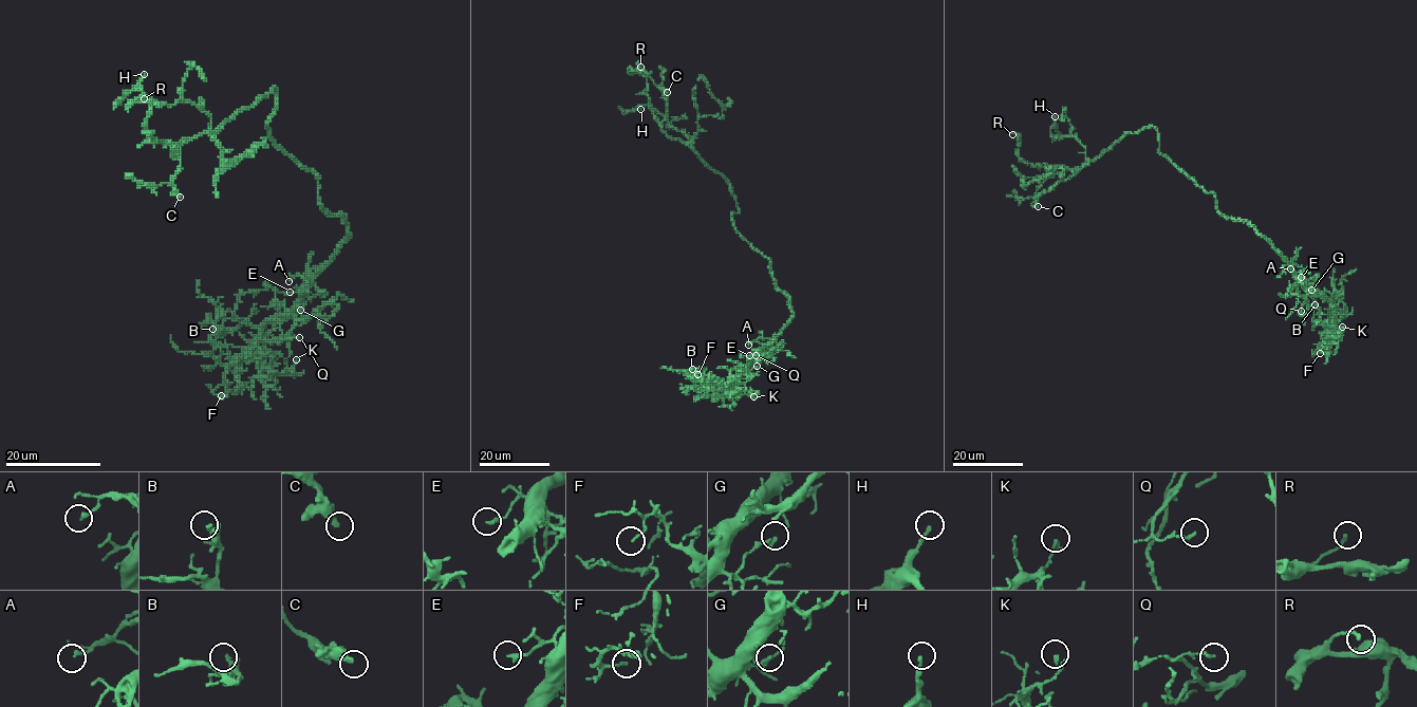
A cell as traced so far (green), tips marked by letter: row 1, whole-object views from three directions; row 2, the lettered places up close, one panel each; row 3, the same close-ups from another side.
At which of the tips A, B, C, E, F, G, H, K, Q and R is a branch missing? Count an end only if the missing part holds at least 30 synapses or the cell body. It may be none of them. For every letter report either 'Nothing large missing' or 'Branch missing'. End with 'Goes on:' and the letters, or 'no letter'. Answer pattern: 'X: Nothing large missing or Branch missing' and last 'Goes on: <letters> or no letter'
A: Nothing large missing
B: Nothing large missing
C: Branch missing
E: Nothing large missing
F: Nothing large missing
G: Nothing large missing
H: Nothing large missing
K: Nothing large missing
Q: Nothing large missing
R: Nothing large missing
Goes on: C

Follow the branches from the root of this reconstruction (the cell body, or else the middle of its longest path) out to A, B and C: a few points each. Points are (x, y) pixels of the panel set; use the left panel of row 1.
A: (300, 166), (318, 179), (318, 203), (332, 215), (343, 217), (348, 236), (313, 275), (296, 275), (289, 281)
B: (300, 166), (348, 236), (304, 296), (231, 363), (221, 361), (212, 329)
C: (300, 166), (272, 141), (266, 127), (275, 89), (211, 133), (172, 146), (179, 151), (173, 190), (180, 197)

